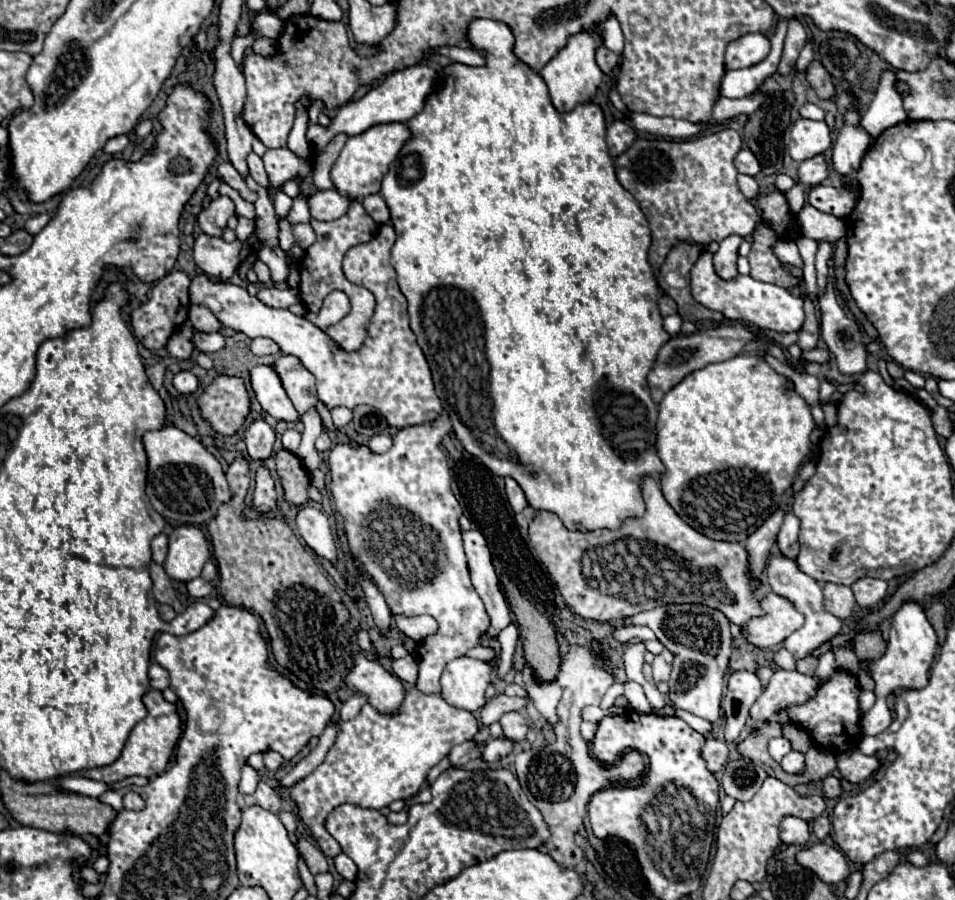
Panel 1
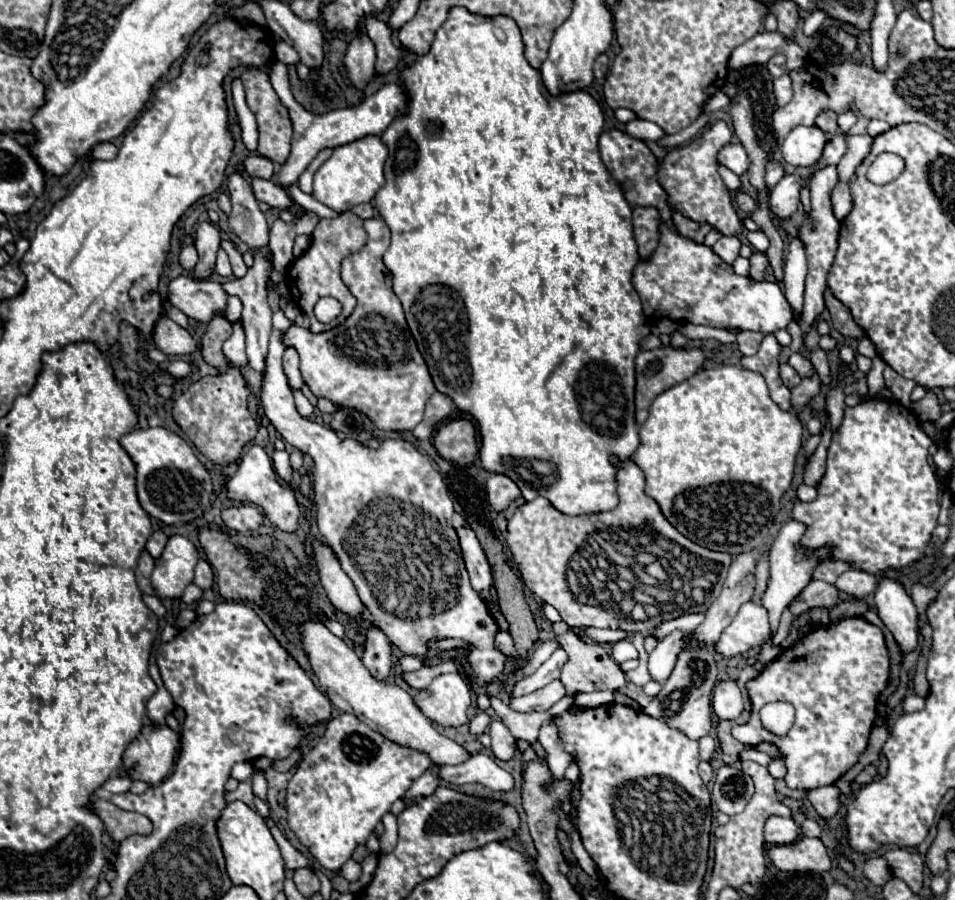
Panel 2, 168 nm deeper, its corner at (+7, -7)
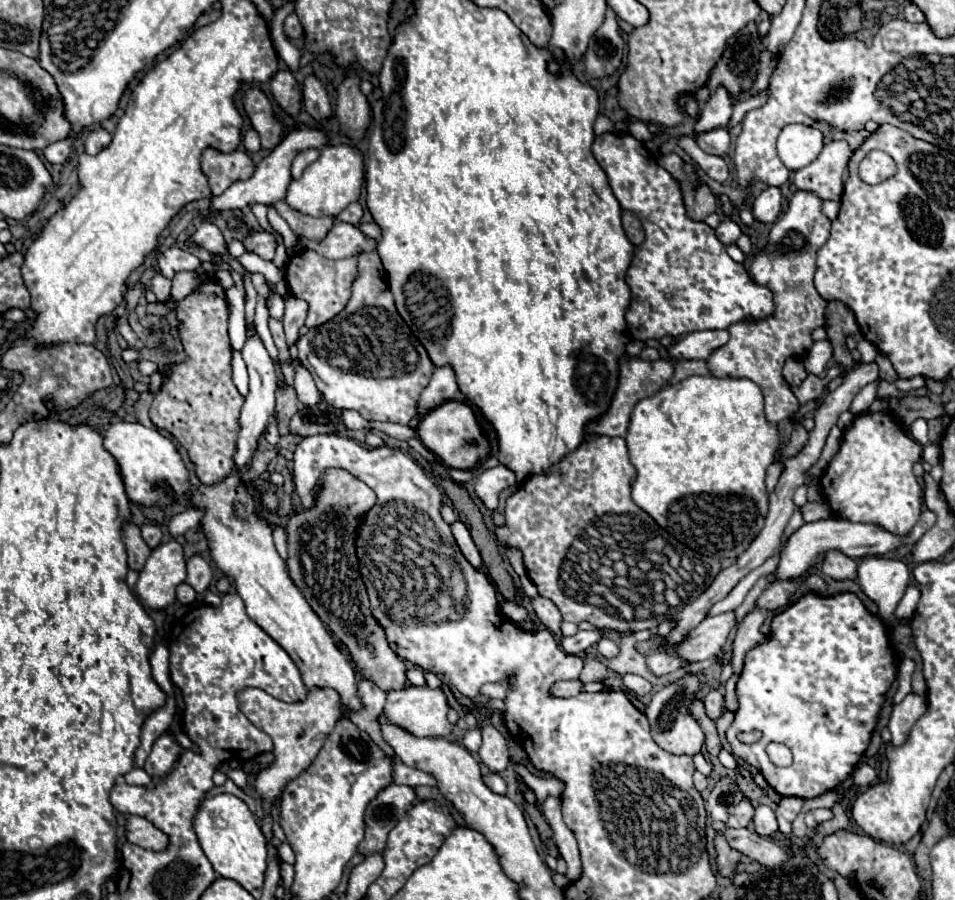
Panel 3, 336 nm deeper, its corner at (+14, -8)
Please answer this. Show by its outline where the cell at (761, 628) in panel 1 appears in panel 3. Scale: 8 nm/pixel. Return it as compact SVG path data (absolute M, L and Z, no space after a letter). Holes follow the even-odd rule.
M722 613L706 617L698 627L688 631L680 643L666 643L664 635L654 635L648 641L638 641L636 649L642 655L650 655L652 651L664 651L684 661L704 661L720 651L720 647L728 637L728 631L734 625L736 625L734 613Z

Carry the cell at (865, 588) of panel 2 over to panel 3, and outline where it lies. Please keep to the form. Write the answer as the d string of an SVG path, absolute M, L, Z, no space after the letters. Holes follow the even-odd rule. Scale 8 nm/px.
M826 551L822 559L822 571L832 579L856 579L856 561L842 551Z

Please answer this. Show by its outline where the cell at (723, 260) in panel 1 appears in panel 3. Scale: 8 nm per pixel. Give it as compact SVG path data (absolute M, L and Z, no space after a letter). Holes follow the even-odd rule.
M724 219L718 227L716 227L716 235L720 237L720 241L724 245L732 245L736 243L736 239L742 235L742 227L736 223L736 219Z

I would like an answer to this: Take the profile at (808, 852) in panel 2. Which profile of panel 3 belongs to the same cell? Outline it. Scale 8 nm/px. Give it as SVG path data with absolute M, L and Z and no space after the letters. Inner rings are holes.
M716 821L714 823L714 829L724 833L724 837L728 839L730 847L736 849L738 853L758 861L760 865L766 865L766 867L778 867L786 857L790 857L792 853L778 847L770 837L762 837L746 827L740 827L740 829L726 829L724 823Z

